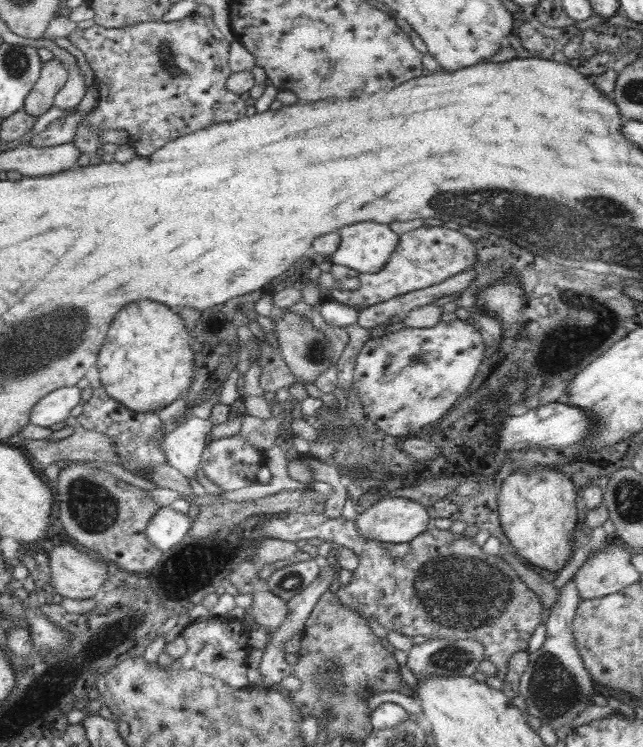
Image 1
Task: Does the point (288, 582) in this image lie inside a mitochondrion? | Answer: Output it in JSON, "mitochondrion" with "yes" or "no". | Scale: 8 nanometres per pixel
{"mitochondrion":"yes"}

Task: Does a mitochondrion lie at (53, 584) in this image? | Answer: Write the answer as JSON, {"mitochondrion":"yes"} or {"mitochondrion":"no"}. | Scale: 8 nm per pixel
{"mitochondrion":"no"}

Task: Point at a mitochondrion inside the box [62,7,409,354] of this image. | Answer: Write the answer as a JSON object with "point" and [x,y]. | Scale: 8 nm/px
{"point":[165,52]}

